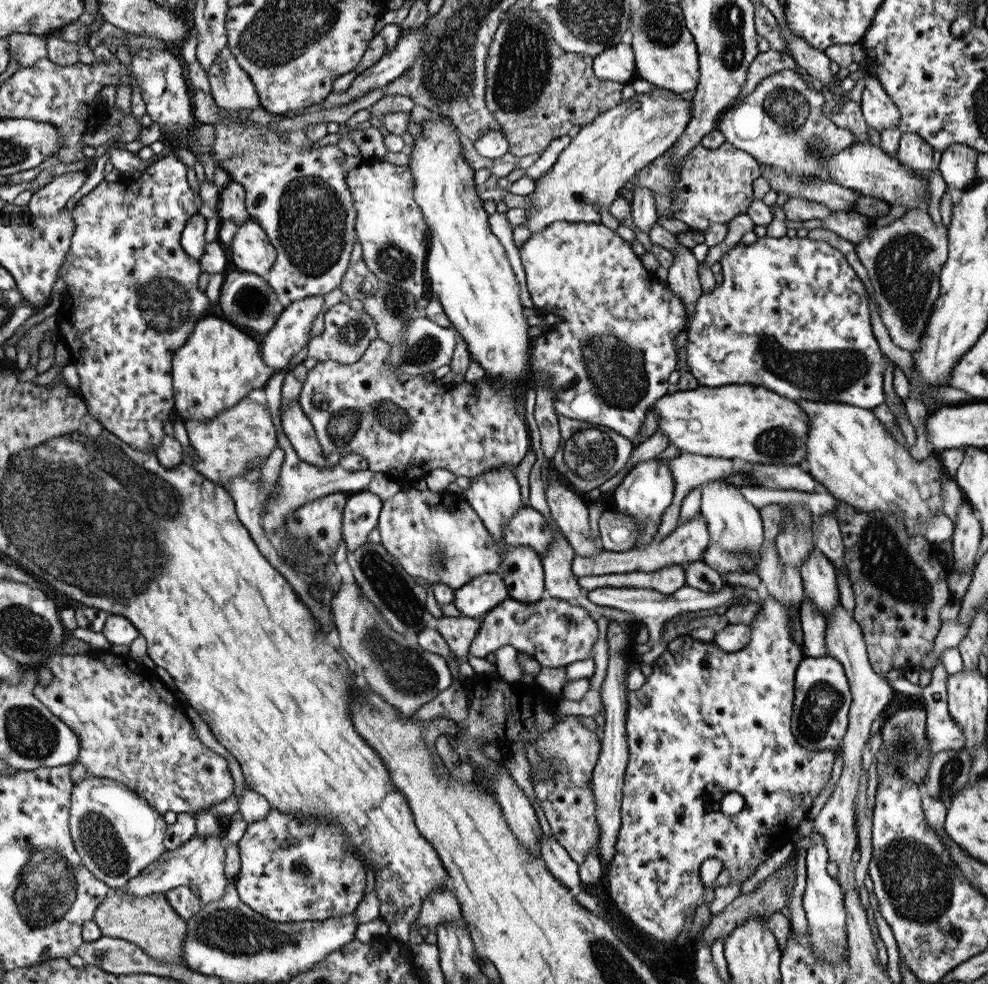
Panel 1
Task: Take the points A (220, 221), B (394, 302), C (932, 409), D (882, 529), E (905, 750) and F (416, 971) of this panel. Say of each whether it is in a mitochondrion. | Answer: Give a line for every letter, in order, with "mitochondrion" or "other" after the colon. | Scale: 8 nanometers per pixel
A: other
B: mitochondrion
C: other
D: mitochondrion
E: mitochondrion
F: other

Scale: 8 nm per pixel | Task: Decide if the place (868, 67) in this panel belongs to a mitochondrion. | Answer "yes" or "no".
no

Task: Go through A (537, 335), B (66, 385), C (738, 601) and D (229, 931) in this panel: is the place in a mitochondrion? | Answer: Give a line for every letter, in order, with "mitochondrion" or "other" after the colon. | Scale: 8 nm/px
A: other
B: other
C: other
D: mitochondrion

